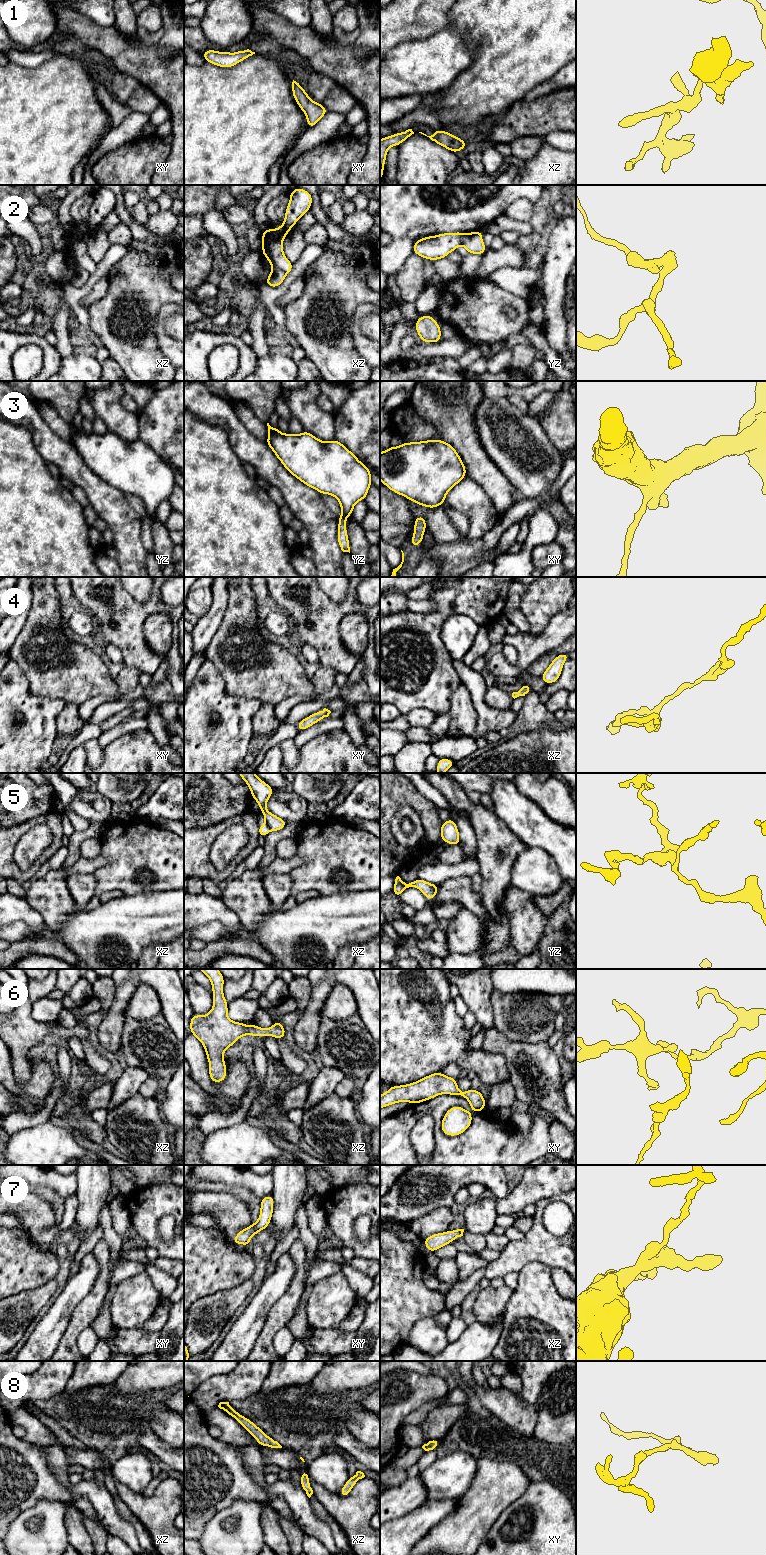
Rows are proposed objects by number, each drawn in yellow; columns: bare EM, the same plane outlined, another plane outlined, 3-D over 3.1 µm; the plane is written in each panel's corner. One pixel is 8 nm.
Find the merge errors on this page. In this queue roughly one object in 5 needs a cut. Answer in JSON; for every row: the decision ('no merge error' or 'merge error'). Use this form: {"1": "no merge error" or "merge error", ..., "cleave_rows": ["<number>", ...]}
{"1": "no merge error", "2": "merge error", "3": "no merge error", "4": "no merge error", "5": "merge error", "6": "no merge error", "7": "no merge error", "8": "no merge error", "cleave_rows": ["2", "5"]}

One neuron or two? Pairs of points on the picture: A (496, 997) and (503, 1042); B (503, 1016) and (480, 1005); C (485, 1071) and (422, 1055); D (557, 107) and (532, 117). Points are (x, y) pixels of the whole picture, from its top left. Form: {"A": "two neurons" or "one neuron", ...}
{"A": "two neurons", "B": "two neurons", "C": "one neuron", "D": "one neuron"}

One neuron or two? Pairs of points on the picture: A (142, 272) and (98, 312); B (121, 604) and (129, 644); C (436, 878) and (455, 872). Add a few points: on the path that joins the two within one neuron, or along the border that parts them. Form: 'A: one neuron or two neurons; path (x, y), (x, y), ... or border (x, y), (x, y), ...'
A: one neuron; path (131, 283), (109, 302)
B: one neuron; path (121, 614), (121, 625), (127, 634)
C: one neuron; path (441, 873), (450, 872)

